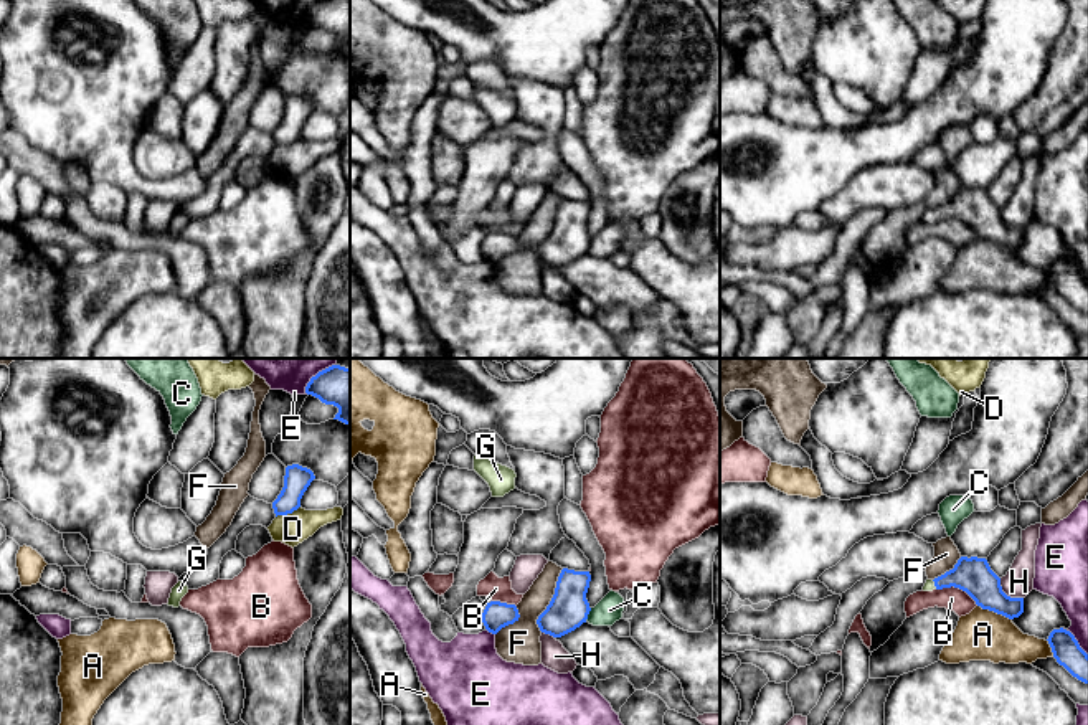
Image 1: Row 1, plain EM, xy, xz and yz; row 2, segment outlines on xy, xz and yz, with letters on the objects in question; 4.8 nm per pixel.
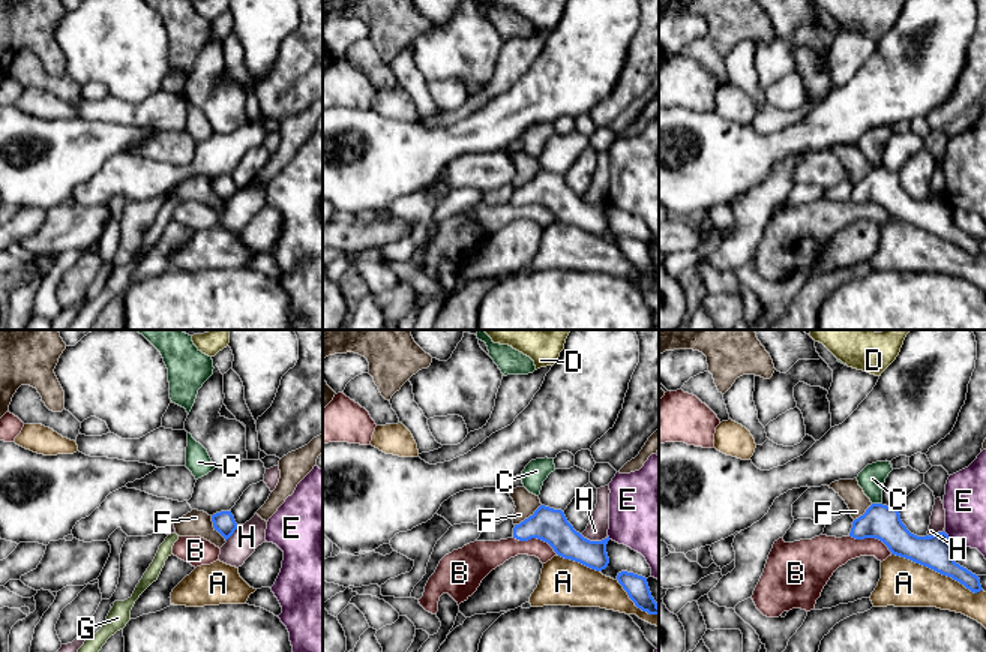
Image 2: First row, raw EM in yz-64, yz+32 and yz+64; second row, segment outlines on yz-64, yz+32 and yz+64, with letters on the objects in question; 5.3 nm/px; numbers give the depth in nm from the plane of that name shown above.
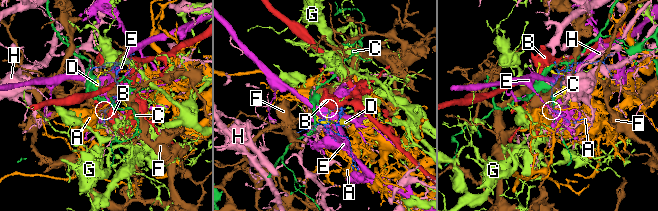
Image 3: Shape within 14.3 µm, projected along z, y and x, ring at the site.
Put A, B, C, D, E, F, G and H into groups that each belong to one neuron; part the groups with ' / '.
A D / B / C / E / F / G / H

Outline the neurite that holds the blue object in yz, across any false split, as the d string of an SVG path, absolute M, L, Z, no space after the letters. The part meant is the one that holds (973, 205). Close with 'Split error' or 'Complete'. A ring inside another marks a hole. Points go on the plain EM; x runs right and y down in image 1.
M961 187L953 200L934 210L926 210L923 221L951 216L966 221L982 239L1009 249L1024 243L1024 228L1010 228L1002 221L1000 208L991 200L986 188Z. Split error

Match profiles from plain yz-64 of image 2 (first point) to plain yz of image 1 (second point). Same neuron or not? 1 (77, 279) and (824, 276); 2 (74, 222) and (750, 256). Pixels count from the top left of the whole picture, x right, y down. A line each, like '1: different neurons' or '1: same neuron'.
1: different neurons
2: same neuron

